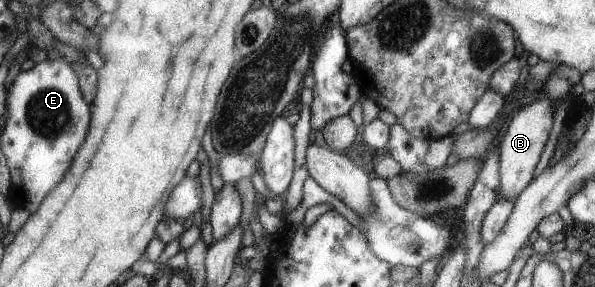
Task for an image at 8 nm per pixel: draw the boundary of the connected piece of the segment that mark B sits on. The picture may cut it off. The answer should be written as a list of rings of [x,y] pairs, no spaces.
[[[558,64],[555,69],[546,77],[542,87],[537,85],[538,96],[521,106],[509,117],[509,121],[503,126],[499,135],[499,159],[498,159],[498,199],[509,198],[515,201],[516,197],[526,188],[531,181],[531,174],[539,155],[547,141],[549,129],[551,129],[551,113],[553,113],[553,101],[567,93],[571,85],[579,81],[579,70],[565,64]]]

